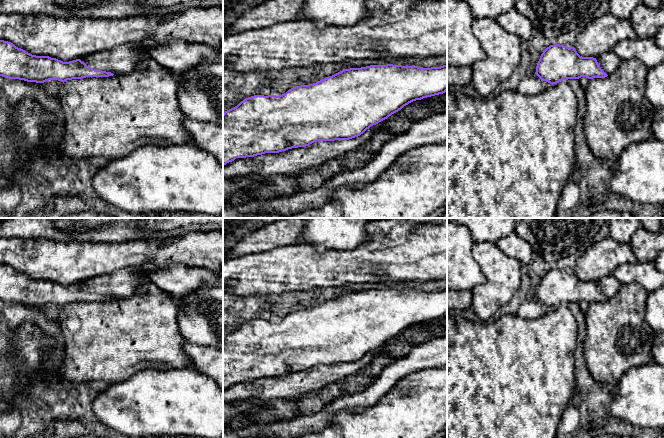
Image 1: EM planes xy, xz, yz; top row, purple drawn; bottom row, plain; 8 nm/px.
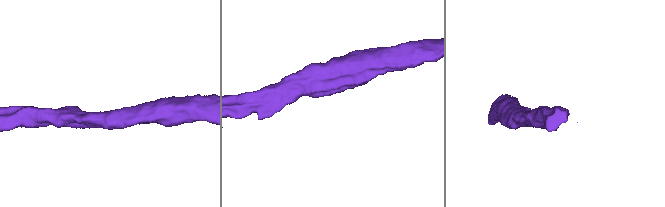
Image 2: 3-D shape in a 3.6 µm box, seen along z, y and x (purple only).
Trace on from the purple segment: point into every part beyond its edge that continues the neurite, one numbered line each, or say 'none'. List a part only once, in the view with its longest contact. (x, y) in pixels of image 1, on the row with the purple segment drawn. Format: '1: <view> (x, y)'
none

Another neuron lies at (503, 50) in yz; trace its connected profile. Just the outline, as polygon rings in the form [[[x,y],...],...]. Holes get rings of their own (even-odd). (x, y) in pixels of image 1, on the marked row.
[[[492,18],[474,19],[472,31],[486,55],[471,66],[471,84],[481,97],[487,98],[500,83],[518,70],[522,40],[505,31]]]

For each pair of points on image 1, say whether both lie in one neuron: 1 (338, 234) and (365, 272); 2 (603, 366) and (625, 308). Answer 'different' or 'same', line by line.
1: different
2: same

